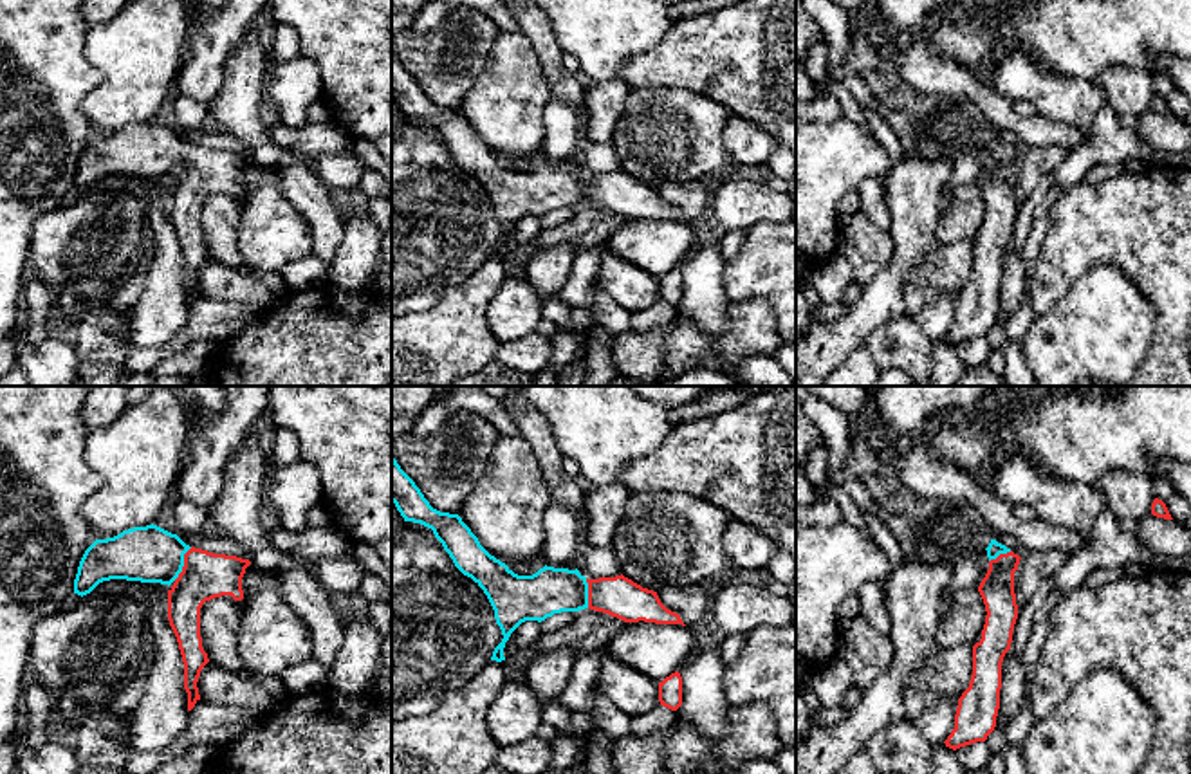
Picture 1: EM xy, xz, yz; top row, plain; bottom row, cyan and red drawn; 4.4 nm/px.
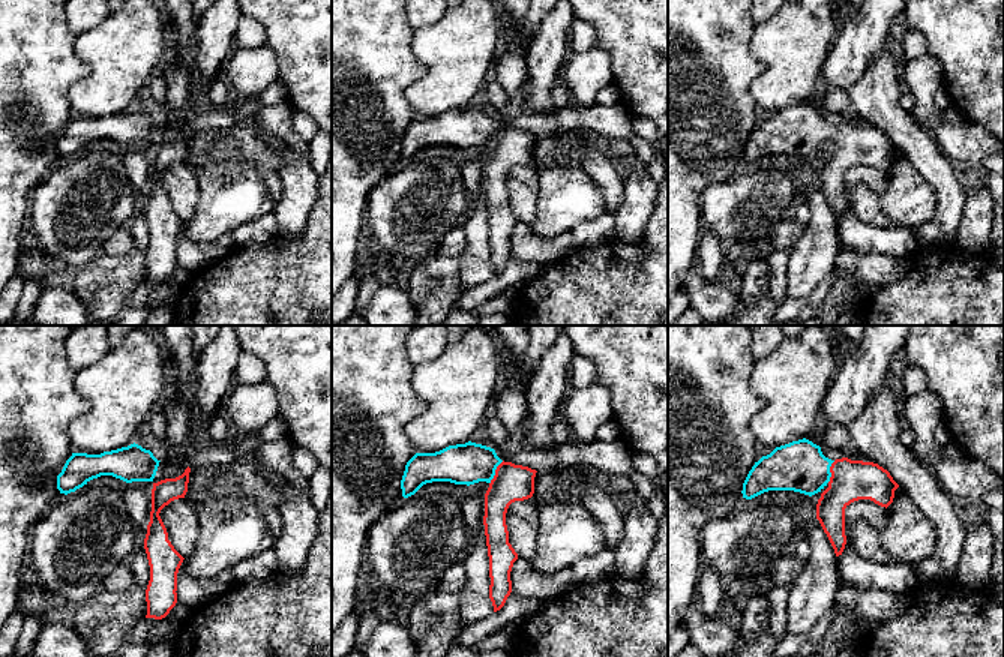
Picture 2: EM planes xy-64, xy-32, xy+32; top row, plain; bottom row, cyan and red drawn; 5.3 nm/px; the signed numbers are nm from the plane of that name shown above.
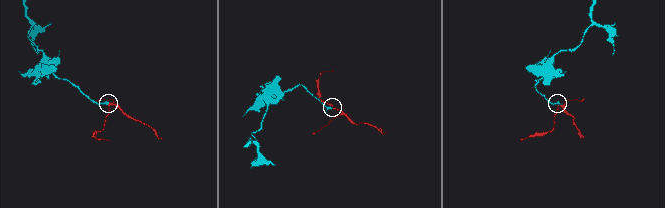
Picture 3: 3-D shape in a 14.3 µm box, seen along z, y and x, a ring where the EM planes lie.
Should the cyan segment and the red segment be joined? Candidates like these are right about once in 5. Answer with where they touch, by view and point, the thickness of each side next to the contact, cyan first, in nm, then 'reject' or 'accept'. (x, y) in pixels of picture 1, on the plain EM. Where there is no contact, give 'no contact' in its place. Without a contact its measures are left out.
xy (183, 159) | 260/220 nm | accept

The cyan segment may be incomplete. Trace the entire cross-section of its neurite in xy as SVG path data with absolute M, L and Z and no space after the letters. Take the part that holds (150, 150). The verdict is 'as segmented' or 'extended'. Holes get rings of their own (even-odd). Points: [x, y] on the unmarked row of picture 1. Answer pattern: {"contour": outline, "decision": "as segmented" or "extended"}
{"contour": "M152 119L96 135L79 157L74 189L83 193L110 175L168 180L168 217L182 251L191 307L200 296L200 267L209 258L202 244L200 204L222 191L242 197L242 173L249 161L249 155L189 143L177 130Z", "decision": "extended"}

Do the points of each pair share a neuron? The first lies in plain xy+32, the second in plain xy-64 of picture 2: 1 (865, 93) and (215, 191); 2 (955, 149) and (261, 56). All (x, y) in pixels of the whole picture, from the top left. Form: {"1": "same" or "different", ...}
{"1": "different", "2": "same"}

